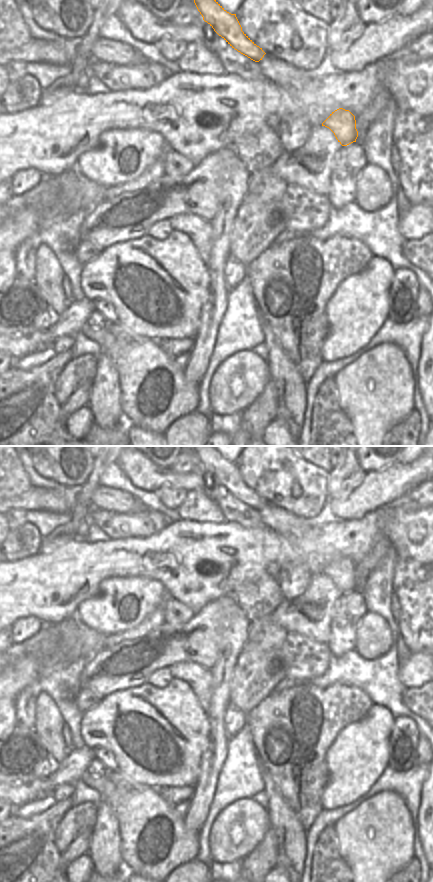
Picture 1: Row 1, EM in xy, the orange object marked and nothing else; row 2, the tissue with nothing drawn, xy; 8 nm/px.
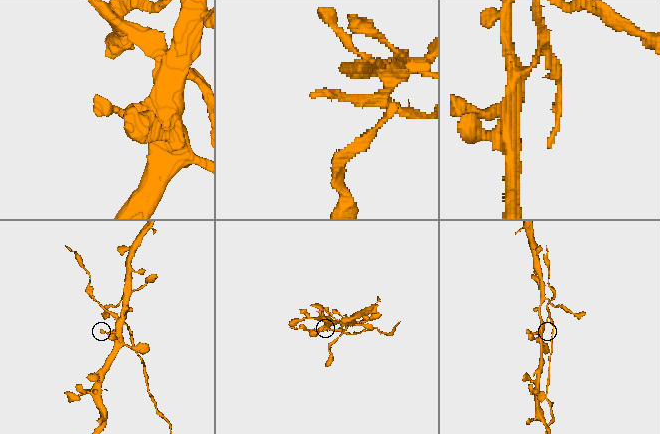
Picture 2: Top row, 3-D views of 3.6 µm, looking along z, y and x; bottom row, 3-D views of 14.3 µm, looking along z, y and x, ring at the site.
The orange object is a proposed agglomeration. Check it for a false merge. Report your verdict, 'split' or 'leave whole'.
split

